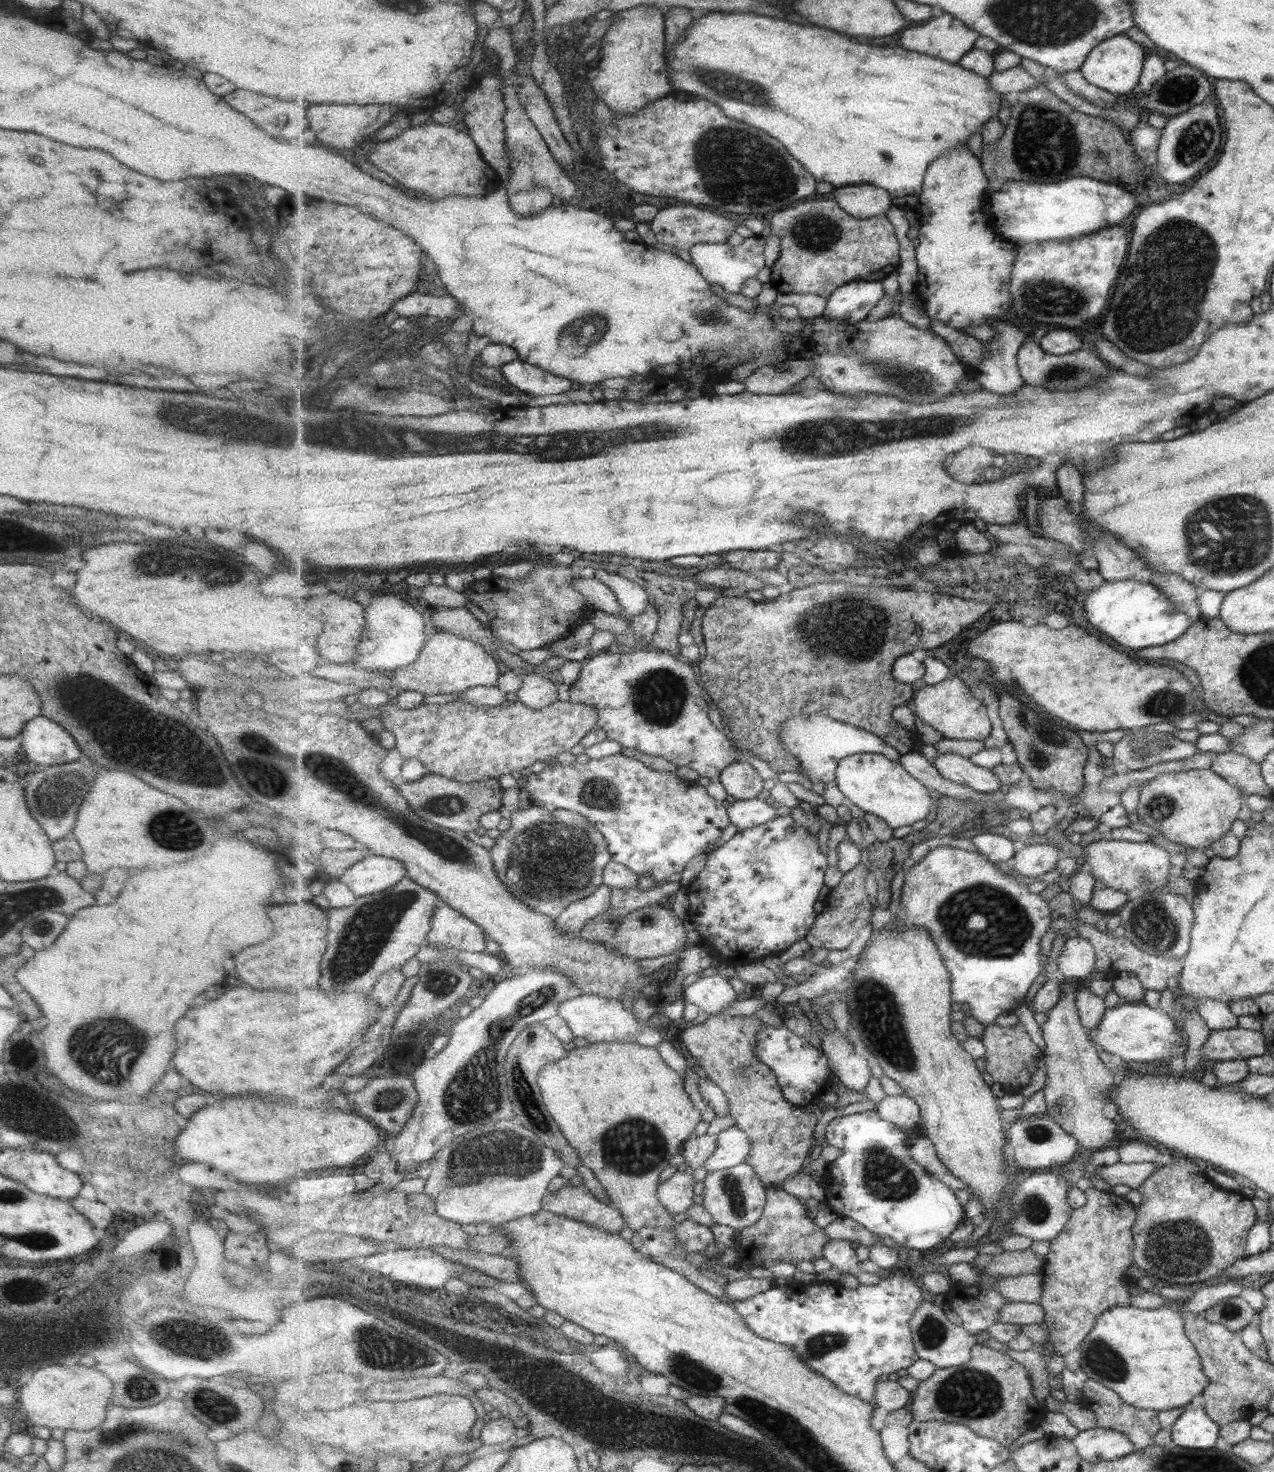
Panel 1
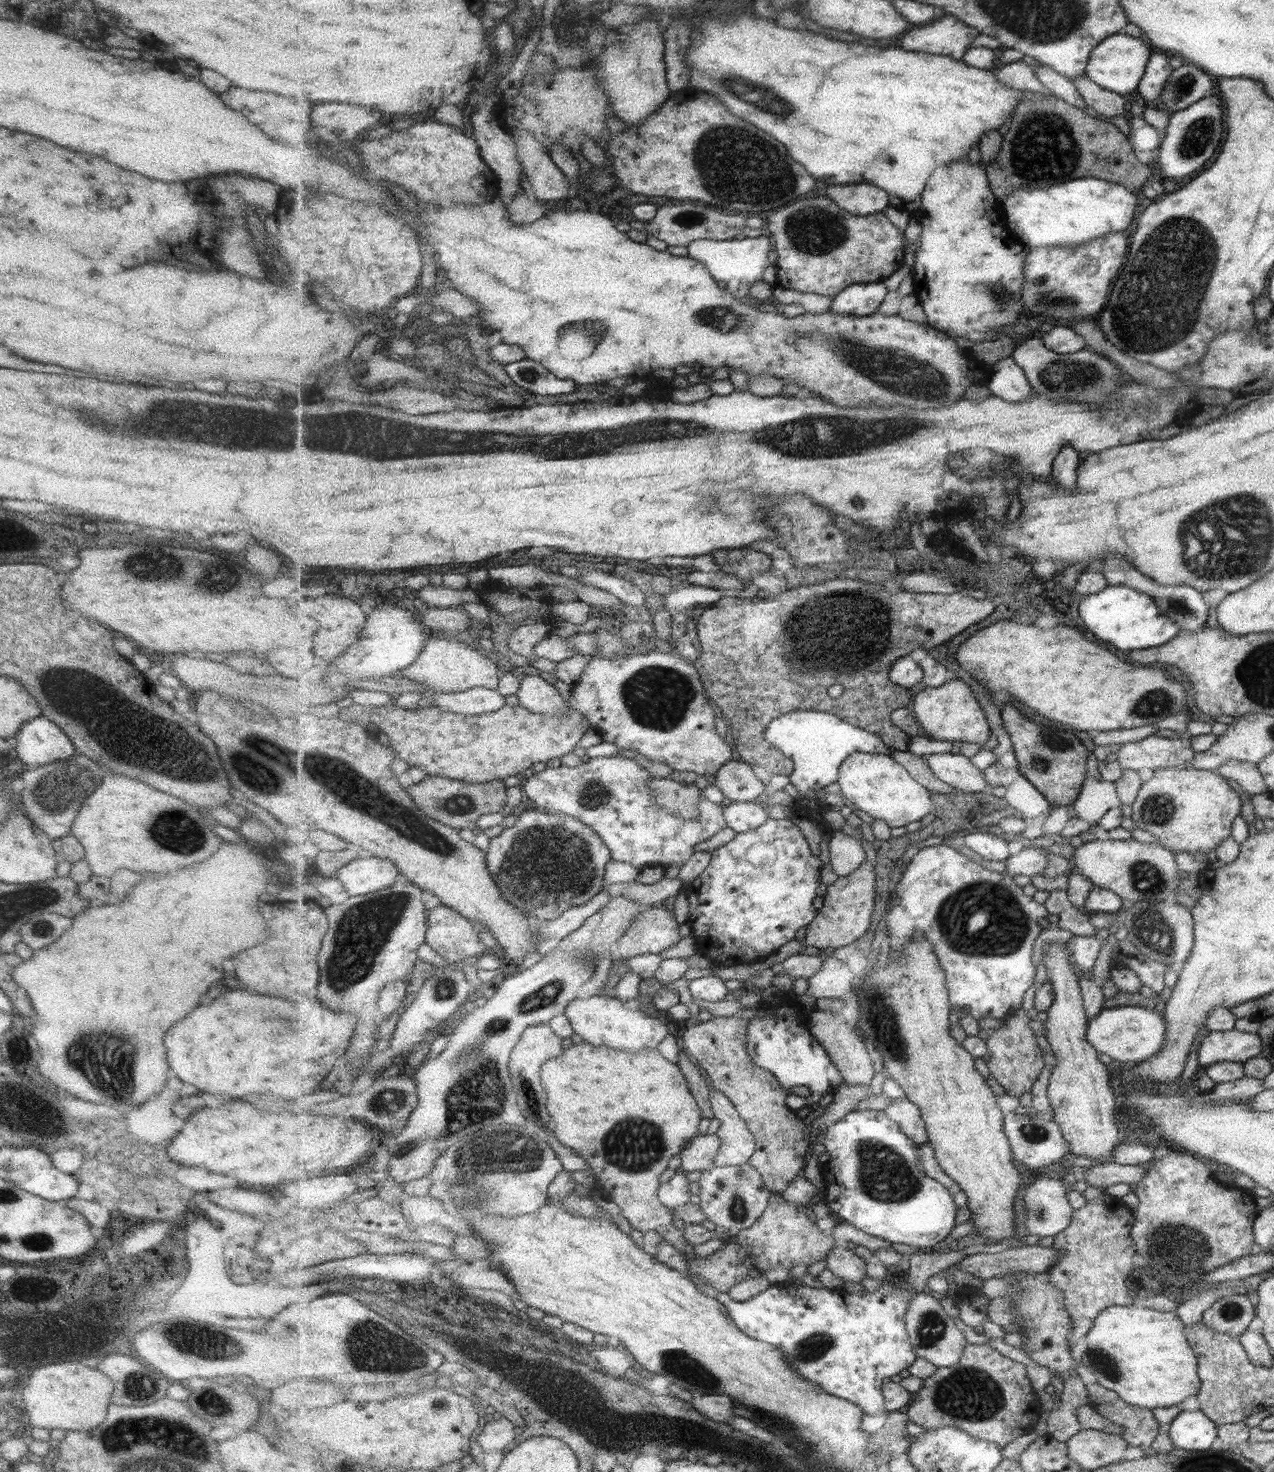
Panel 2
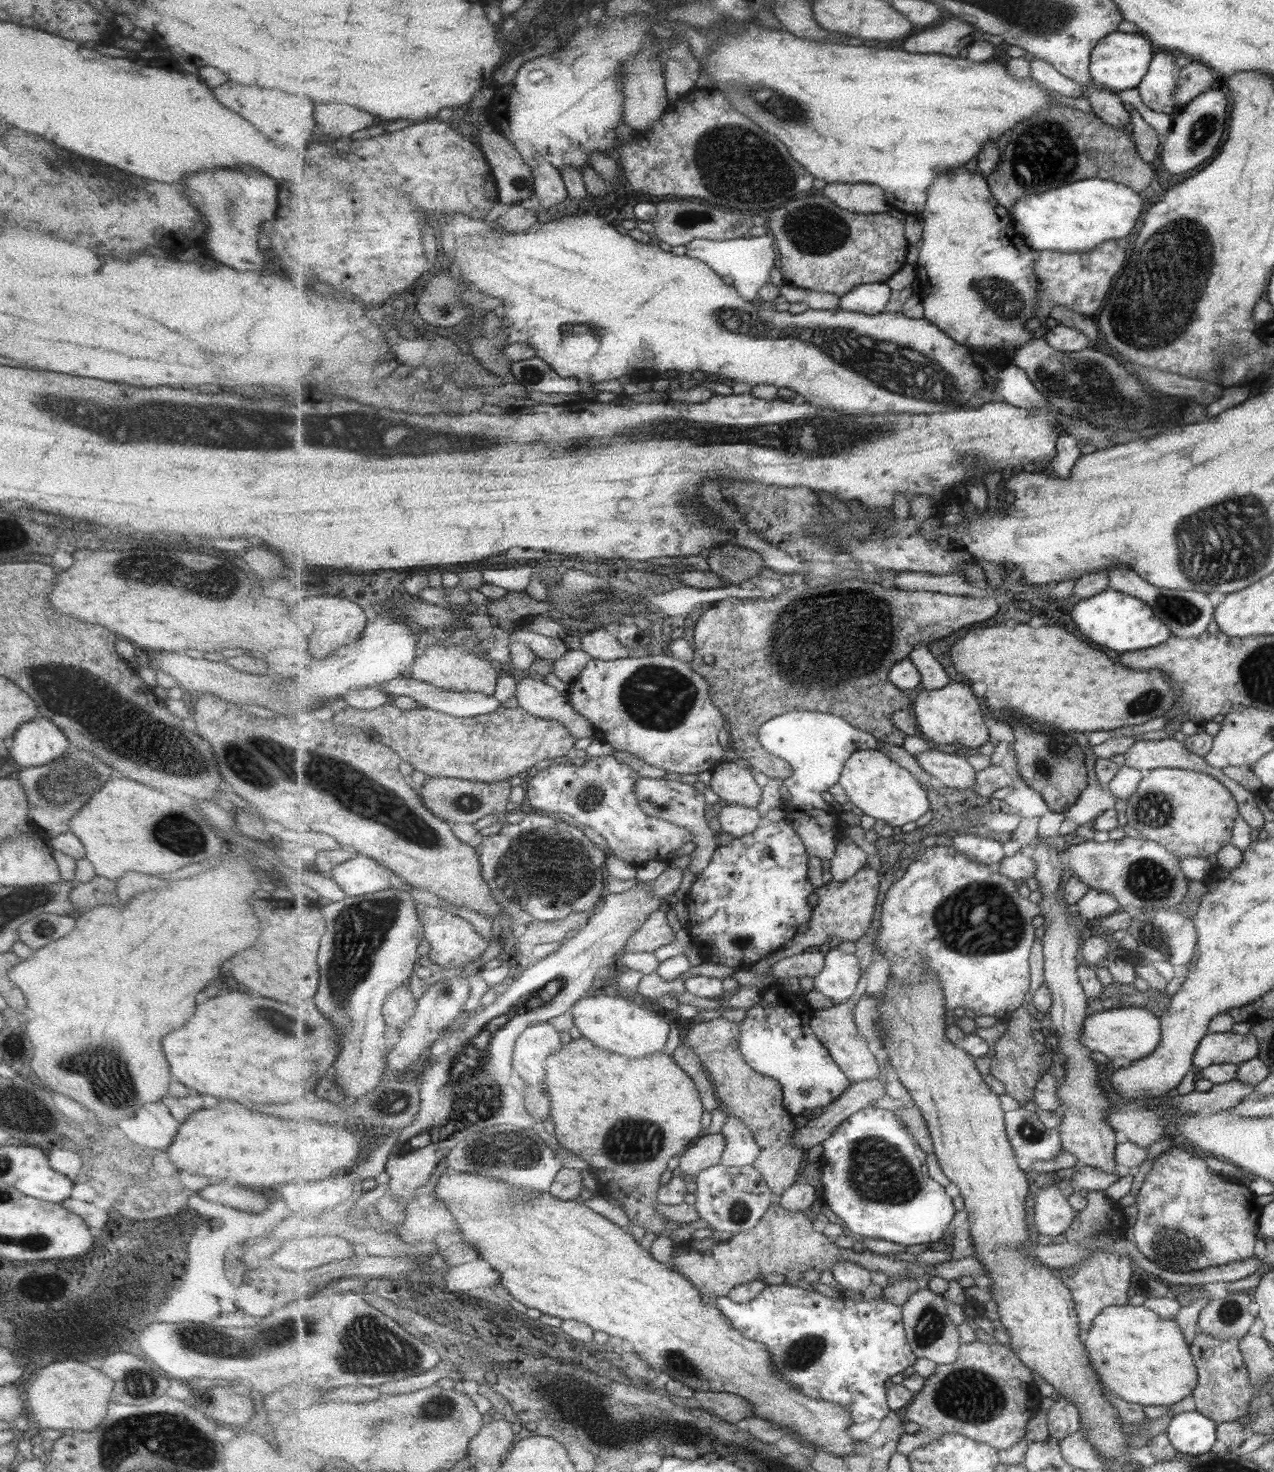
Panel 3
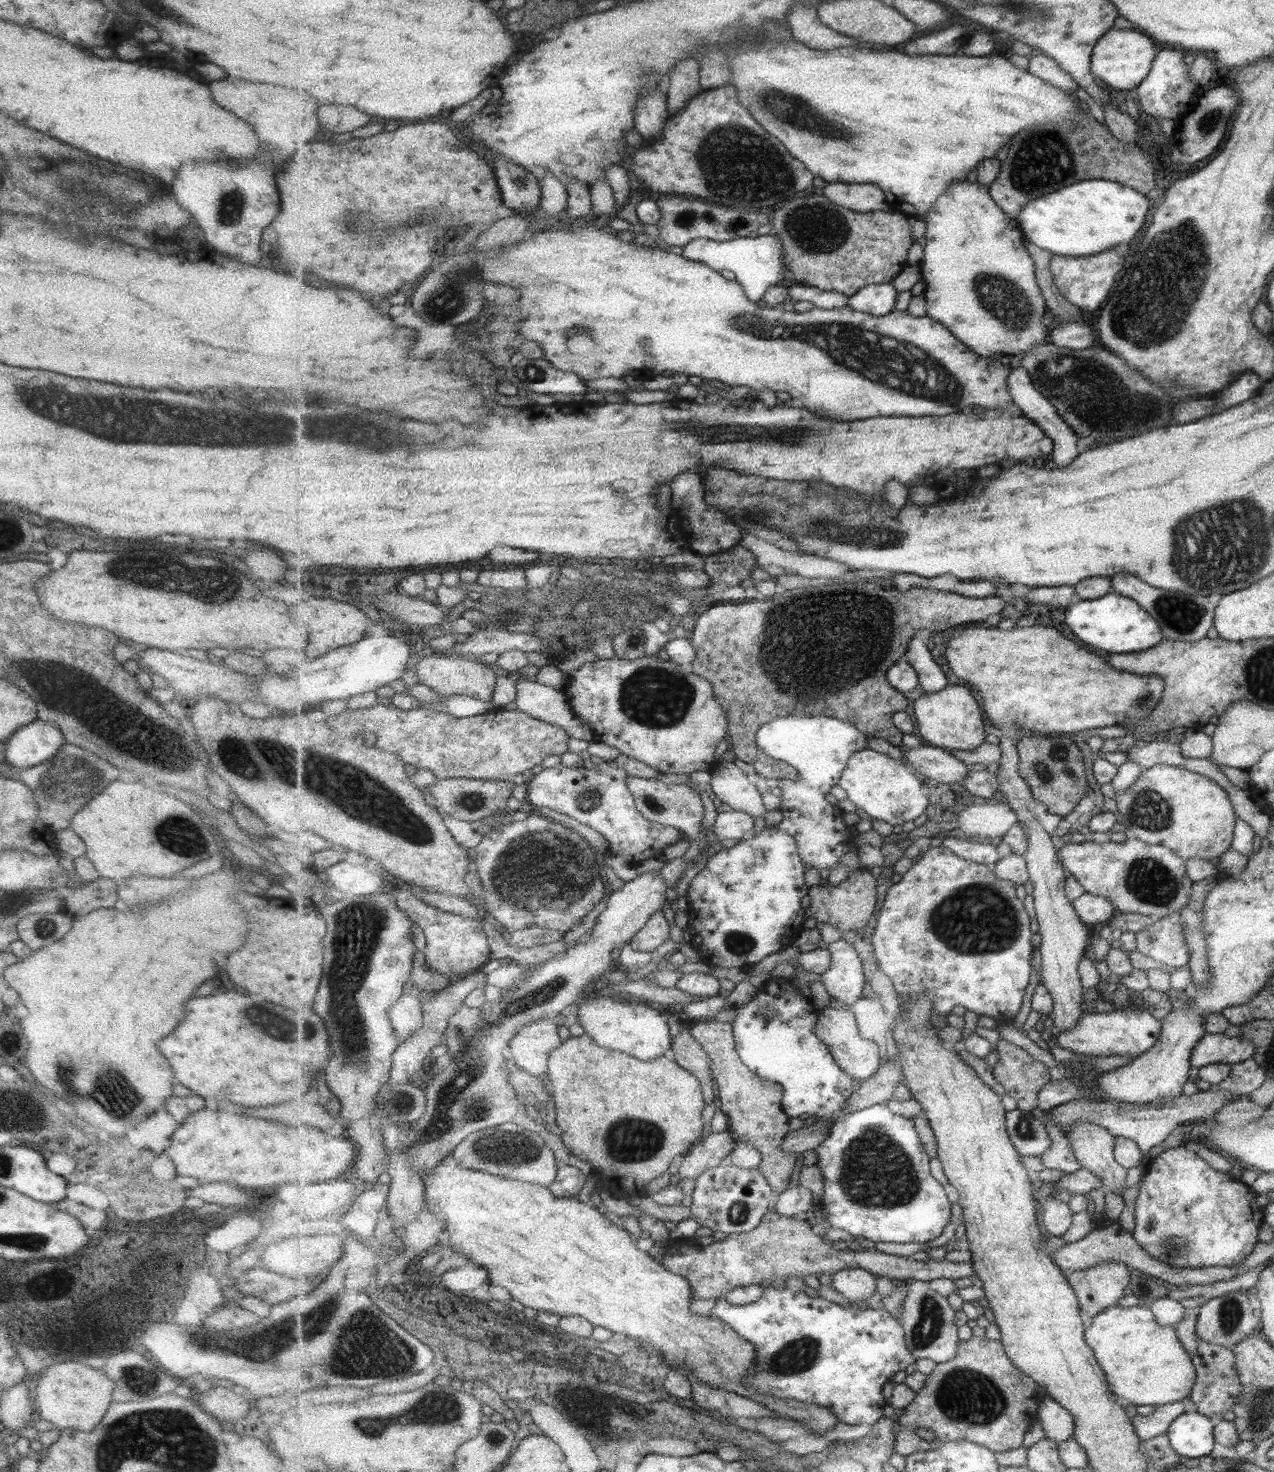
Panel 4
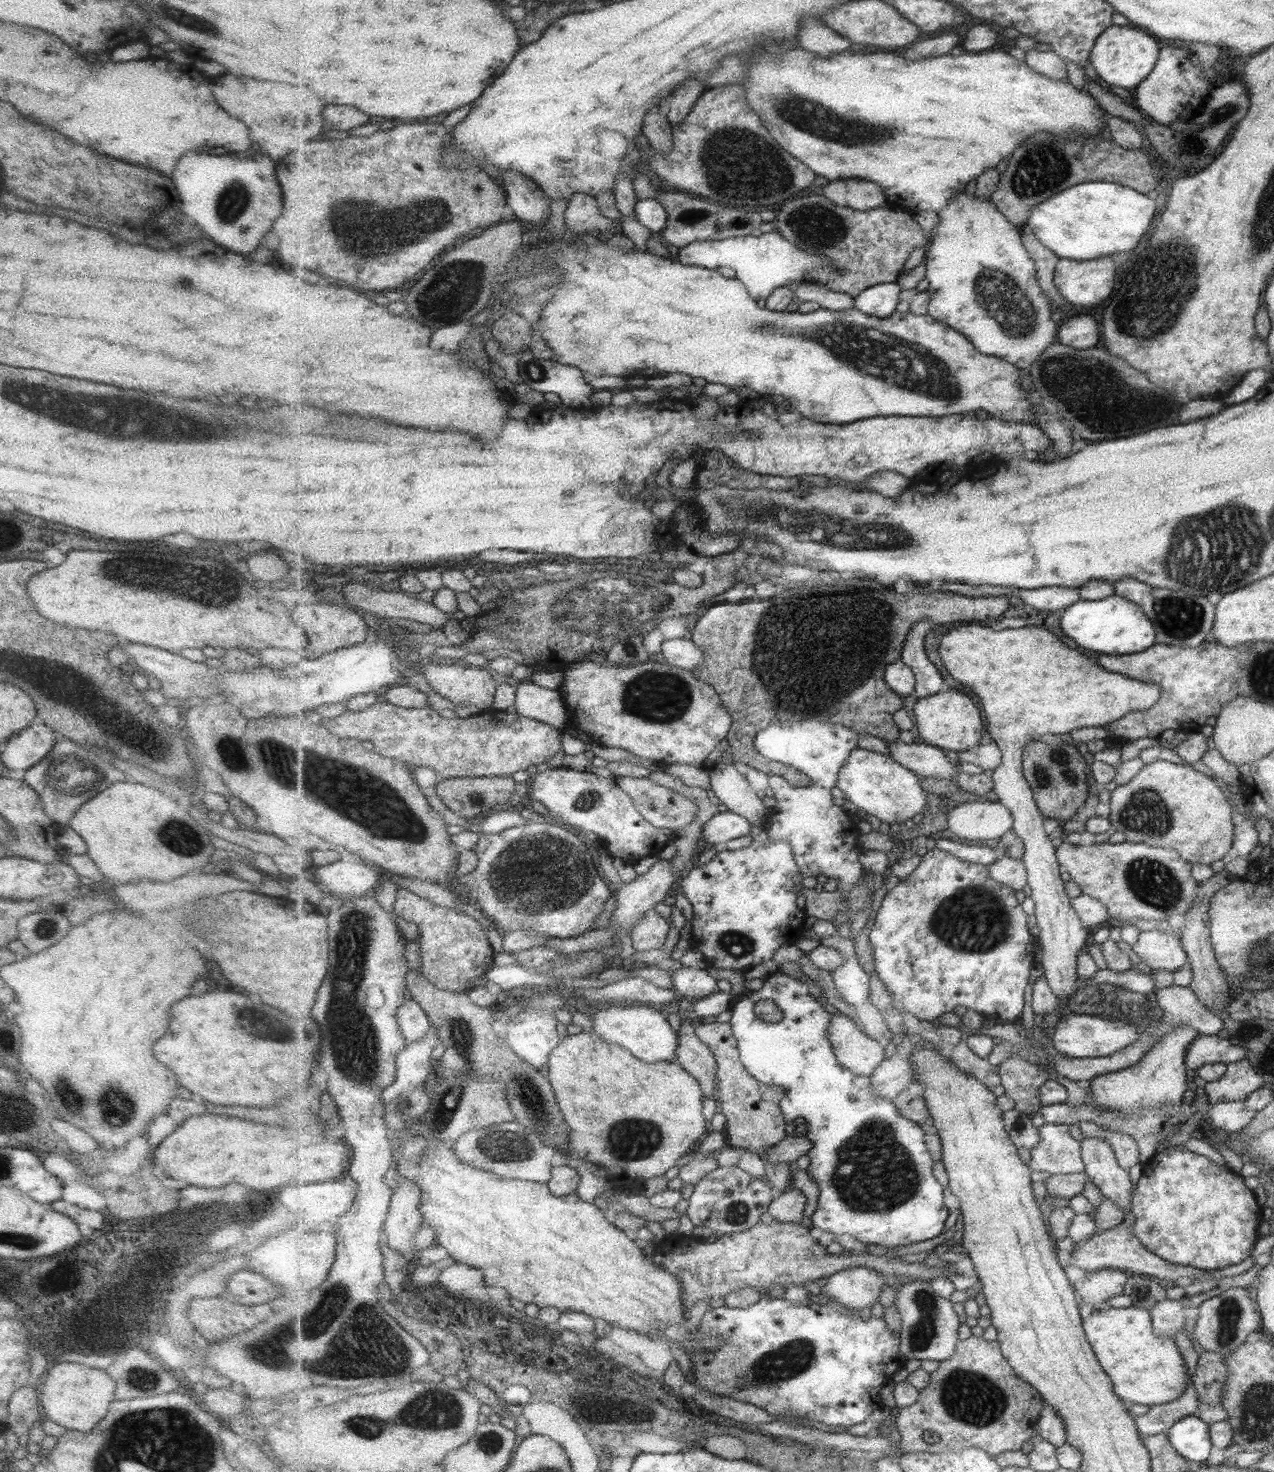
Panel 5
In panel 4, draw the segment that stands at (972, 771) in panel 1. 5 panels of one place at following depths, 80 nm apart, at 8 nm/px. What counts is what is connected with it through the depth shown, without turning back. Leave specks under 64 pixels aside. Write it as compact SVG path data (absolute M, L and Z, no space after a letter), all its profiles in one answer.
M922 743L920 747L904 749L904 760L910 764L923 779L934 779L942 784L963 784L970 766L949 750Z

